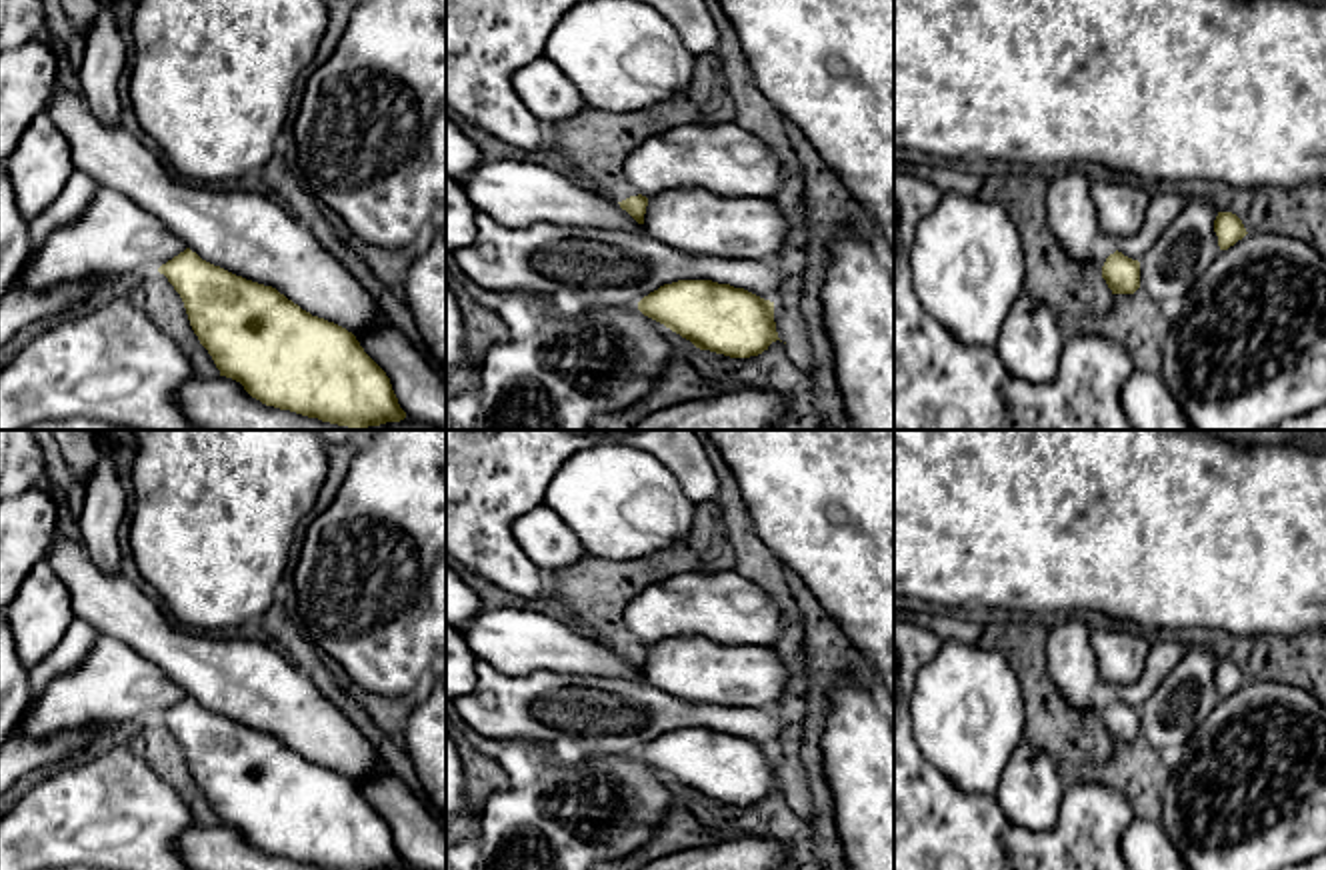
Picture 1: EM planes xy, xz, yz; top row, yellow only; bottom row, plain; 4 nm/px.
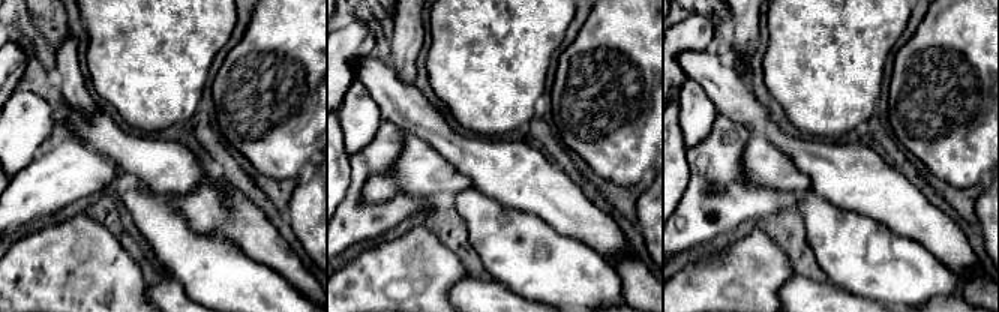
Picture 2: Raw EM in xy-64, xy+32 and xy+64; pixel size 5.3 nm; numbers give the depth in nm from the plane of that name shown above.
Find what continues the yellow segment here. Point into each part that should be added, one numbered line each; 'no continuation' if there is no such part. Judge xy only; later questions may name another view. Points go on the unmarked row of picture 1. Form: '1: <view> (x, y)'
1: xy (114, 684)

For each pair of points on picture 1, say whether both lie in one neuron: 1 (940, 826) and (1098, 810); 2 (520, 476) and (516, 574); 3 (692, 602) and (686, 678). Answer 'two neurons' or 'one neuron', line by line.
1: one neuron
2: one neuron
3: two neurons

